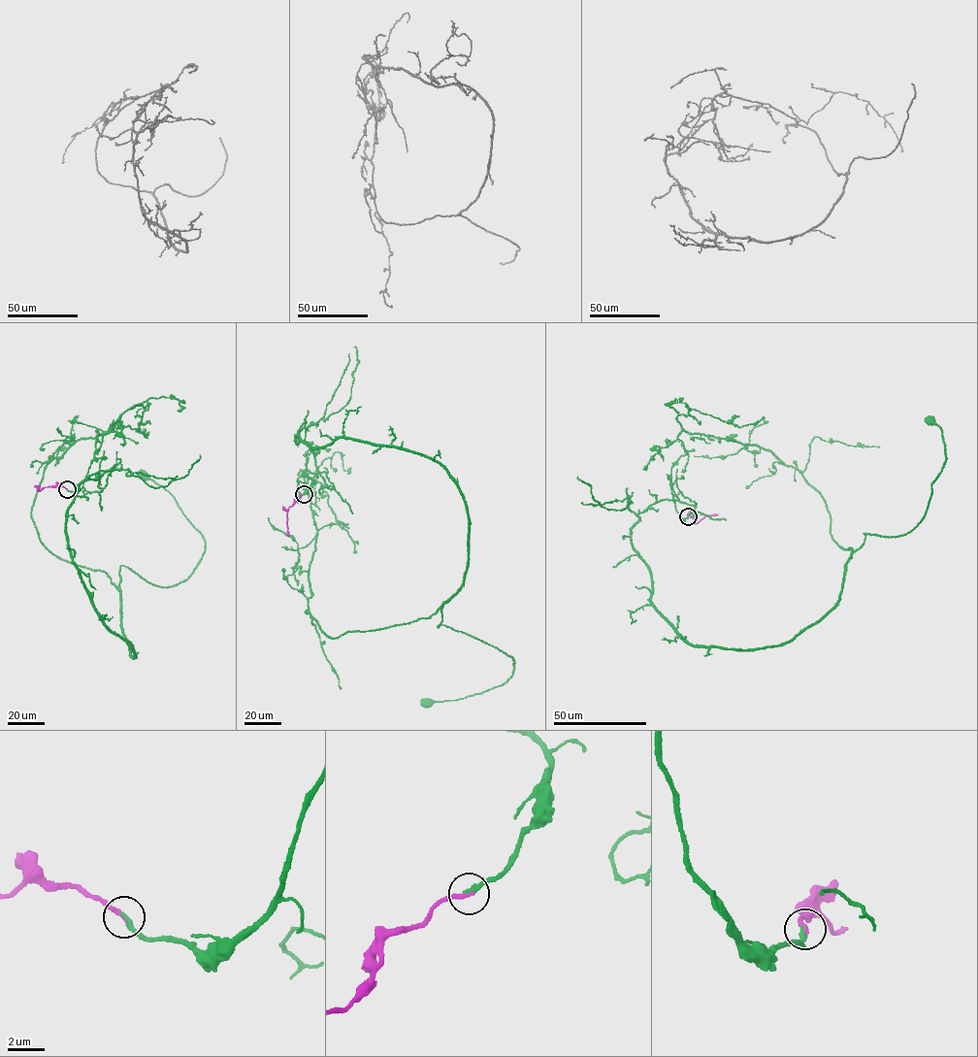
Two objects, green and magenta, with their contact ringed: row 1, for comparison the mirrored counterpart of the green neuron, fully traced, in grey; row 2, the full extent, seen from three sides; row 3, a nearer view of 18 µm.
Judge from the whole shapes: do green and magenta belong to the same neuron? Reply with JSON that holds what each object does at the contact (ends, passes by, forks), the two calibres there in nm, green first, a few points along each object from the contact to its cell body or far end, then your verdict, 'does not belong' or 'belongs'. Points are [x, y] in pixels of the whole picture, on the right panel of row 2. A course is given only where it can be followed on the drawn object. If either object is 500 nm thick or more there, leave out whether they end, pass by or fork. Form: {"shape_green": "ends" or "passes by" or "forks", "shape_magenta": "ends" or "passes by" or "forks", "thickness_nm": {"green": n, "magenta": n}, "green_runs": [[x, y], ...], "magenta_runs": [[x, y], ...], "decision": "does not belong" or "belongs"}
{"shape_green": "ends", "shape_magenta": "ends", "thickness_nm": {"green": 280, "magenta": 240}, "green_runs": [[688, 516], [679, 433], [758, 445], [821, 495], [847, 562], [863, 534], [924, 516], [946, 458], [930, 420]], "magenta_runs": [[688, 516], [690, 515], [696, 523], [706, 516], [718, 514]], "decision": "belongs"}

